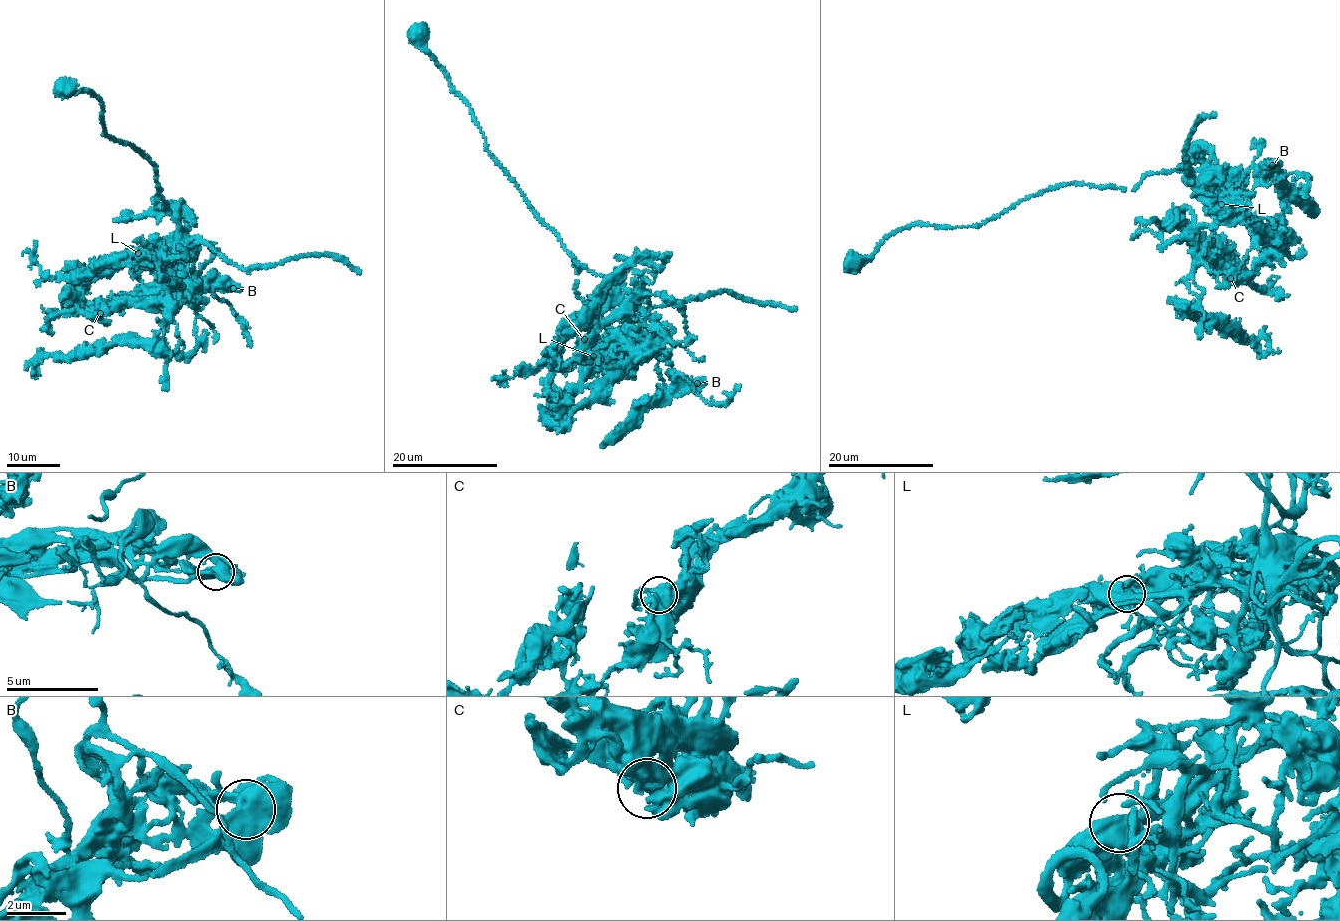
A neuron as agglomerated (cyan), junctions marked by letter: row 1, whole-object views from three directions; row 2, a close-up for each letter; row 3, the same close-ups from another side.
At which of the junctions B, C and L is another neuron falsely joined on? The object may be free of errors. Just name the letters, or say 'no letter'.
L

